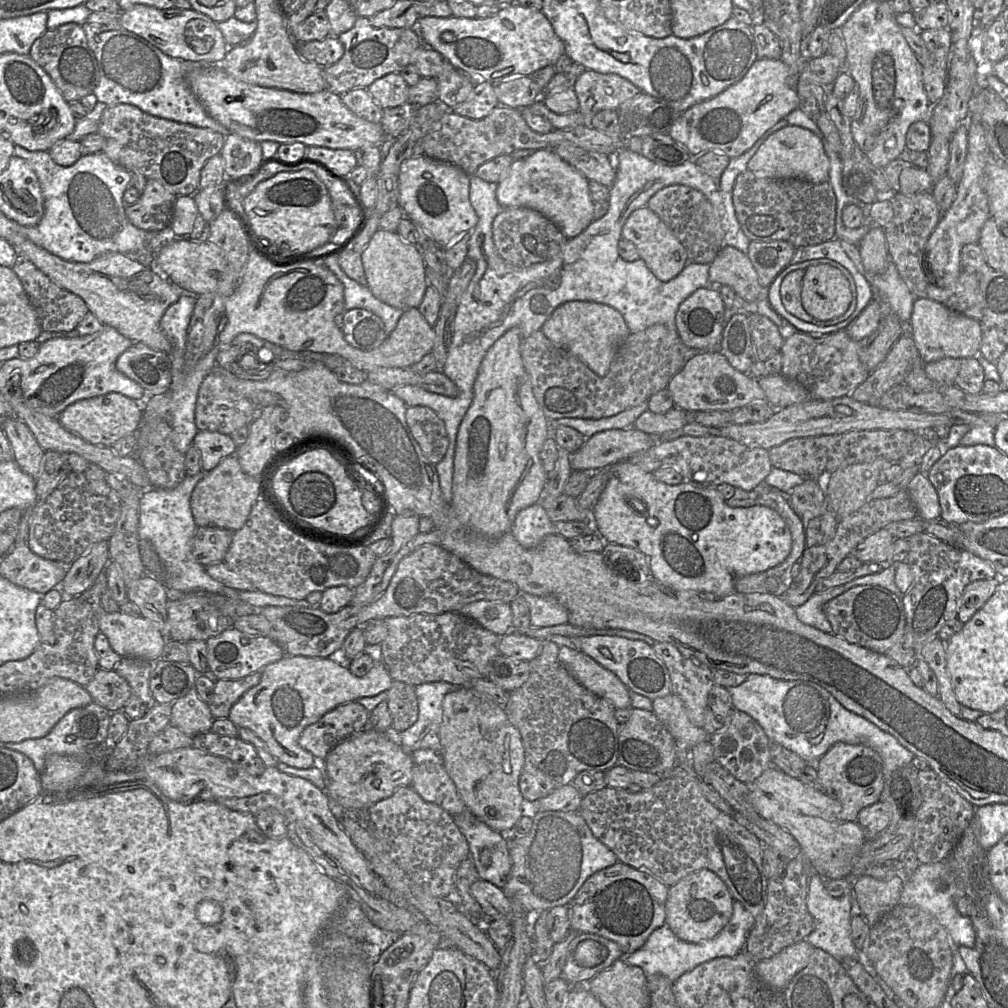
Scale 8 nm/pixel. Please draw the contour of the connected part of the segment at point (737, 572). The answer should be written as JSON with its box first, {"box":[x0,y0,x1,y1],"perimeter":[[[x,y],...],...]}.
{"box":[592,460,790,598],"perimeter":[[[628,460],[607,469],[607,485],[592,509],[594,530],[606,543],[631,547],[643,553],[649,562],[650,577],[665,586],[724,598],[735,592],[739,578],[774,568],[790,554],[789,527],[772,508],[763,505],[730,507],[716,488],[701,488],[689,482],[669,485]]]}

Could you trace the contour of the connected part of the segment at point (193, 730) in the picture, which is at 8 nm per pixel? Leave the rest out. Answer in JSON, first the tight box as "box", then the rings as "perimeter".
{"box":[170,687,214,737],"perimeter":[[[195,687],[172,703],[170,724],[191,737],[211,731],[214,720],[208,704],[200,699]]]}

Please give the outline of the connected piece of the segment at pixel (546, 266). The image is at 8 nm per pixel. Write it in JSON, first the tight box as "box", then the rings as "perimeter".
{"box":[392,119,786,446],"perimeter":[[[786,119],[780,120],[767,132],[765,132],[755,144],[742,155],[731,158],[729,164],[719,176],[710,176],[707,172],[695,164],[693,157],[677,166],[658,164],[648,158],[637,154],[628,148],[621,148],[615,153],[616,179],[610,187],[609,209],[604,217],[592,221],[591,224],[578,236],[568,240],[562,252],[554,259],[543,263],[533,264],[529,267],[514,267],[507,263],[497,252],[493,241],[493,222],[496,216],[502,211],[502,206],[496,198],[498,184],[486,182],[475,175],[470,176],[470,202],[478,216],[478,224],[473,229],[467,257],[476,262],[476,272],[471,279],[466,291],[461,297],[454,320],[454,333],[448,351],[448,357],[442,372],[458,387],[459,394],[455,398],[429,392],[413,385],[404,385],[394,389],[392,392],[409,406],[425,406],[437,413],[443,420],[449,446],[455,446],[458,429],[468,412],[474,398],[474,383],[480,365],[493,344],[501,338],[508,330],[517,327],[521,330],[523,339],[533,332],[541,330],[543,324],[550,318],[554,310],[560,305],[569,301],[592,301],[608,305],[619,311],[630,332],[643,331],[654,324],[663,324],[669,329],[676,329],[676,313],[683,301],[700,288],[710,287],[709,264],[698,264],[688,262],[684,269],[675,278],[662,282],[647,267],[640,258],[633,262],[623,260],[618,252],[618,243],[622,239],[622,228],[630,214],[647,206],[650,198],[659,190],[671,185],[685,185],[692,187],[708,199],[719,217],[724,231],[724,245],[732,246],[747,254],[751,240],[743,232],[735,213],[733,205],[733,188],[739,174],[747,170],[748,161],[756,153],[766,139],[778,130],[786,127]]]}

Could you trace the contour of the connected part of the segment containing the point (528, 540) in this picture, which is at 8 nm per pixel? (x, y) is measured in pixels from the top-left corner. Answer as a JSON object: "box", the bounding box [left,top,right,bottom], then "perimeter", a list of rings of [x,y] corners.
{"box":[511,503,555,548],"perimeter":[[[539,503],[520,510],[512,524],[511,533],[524,548],[536,547],[545,536],[555,533],[555,524]]]}

